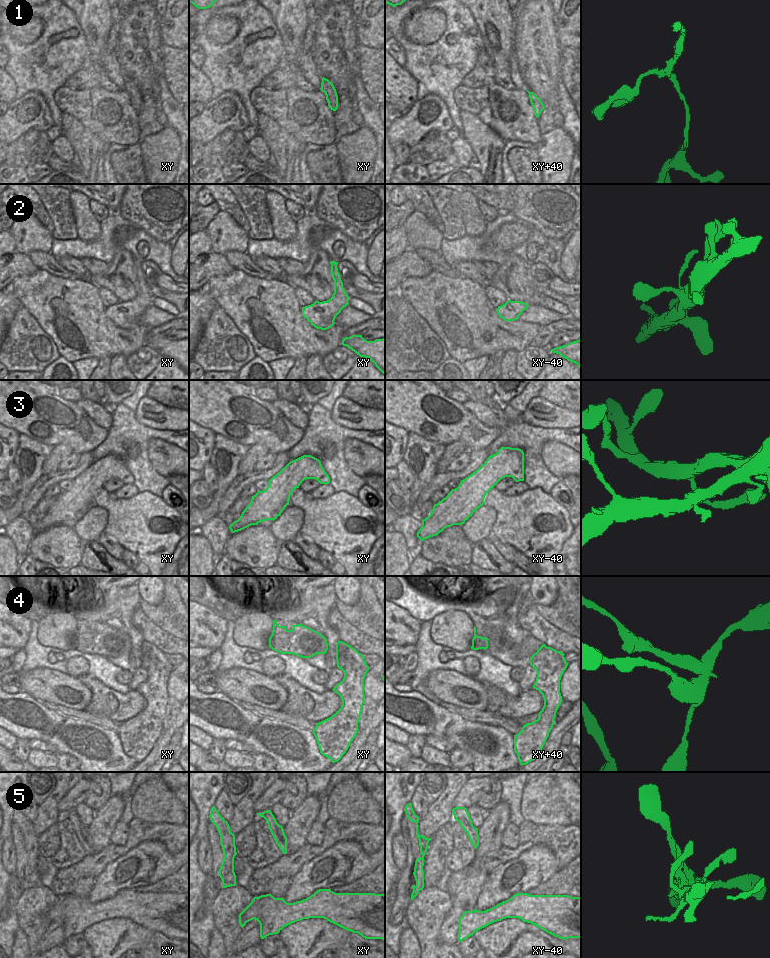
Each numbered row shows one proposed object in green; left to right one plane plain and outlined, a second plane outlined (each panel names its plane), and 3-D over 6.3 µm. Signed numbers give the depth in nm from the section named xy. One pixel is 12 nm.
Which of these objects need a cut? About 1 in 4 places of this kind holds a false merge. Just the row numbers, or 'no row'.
4

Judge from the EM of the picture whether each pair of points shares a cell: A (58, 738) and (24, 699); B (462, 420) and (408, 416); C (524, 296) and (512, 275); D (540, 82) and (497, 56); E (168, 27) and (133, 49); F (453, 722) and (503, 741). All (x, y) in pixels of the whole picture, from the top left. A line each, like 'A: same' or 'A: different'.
A: same
B: same
C: same
D: different
E: different
F: same

